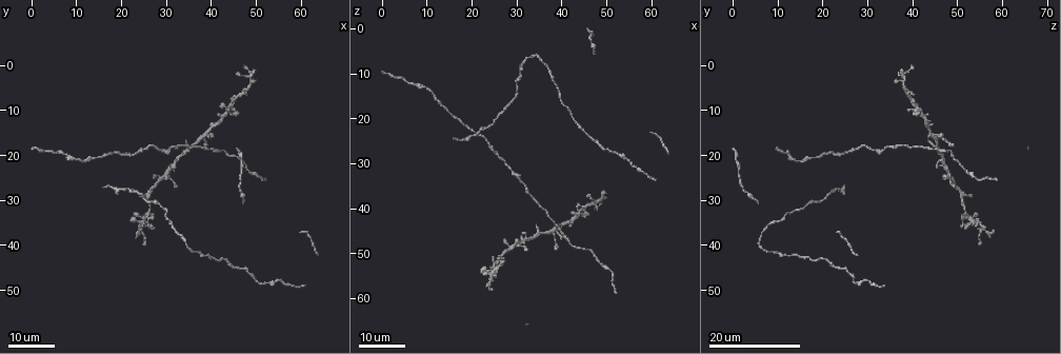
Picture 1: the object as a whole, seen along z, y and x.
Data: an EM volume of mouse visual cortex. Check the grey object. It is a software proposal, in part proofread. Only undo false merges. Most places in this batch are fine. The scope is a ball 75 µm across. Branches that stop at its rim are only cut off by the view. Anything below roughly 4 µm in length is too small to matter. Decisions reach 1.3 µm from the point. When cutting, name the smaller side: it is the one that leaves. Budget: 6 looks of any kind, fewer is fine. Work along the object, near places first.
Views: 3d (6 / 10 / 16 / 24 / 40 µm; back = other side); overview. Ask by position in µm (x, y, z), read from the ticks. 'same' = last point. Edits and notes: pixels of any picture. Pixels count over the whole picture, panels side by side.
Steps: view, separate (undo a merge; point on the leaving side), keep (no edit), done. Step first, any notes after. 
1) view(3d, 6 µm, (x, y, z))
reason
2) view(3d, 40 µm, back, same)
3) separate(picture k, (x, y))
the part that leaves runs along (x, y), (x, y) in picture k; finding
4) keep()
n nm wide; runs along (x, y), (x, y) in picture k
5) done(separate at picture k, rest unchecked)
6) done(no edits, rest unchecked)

view(3d, 16 µm, (38.0, 16.0, 45.0))
three arms meet

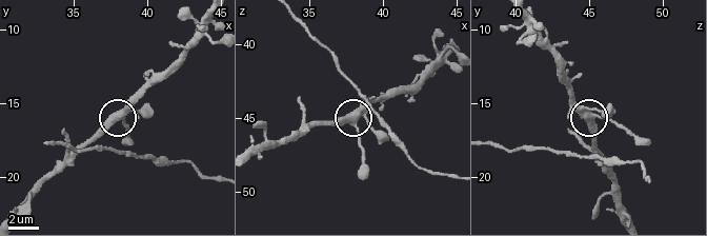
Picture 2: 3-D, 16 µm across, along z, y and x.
view(3d, 10 µm, (37.6, 16.2, 45.2))

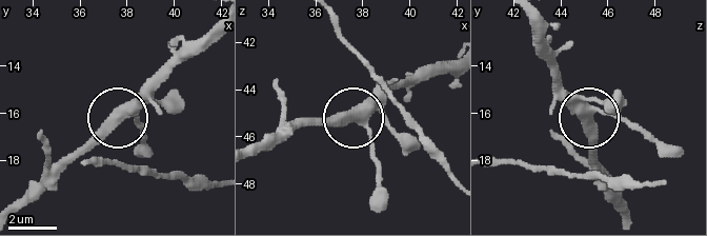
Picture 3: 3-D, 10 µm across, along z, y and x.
keep()
side arm 5 µm; 3 arms; all the same neuron

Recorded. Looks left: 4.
view(3d, 16 µm, (26.0, 33.0, 51.5))
calibre changes

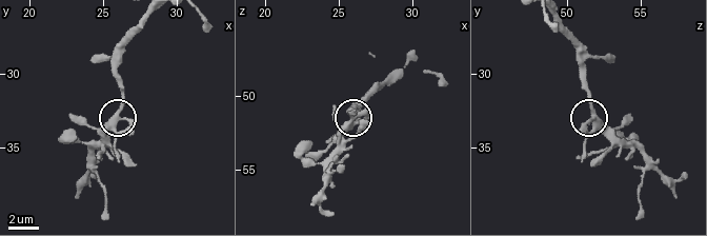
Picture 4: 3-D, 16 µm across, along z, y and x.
view(3d, 6 µm, same)

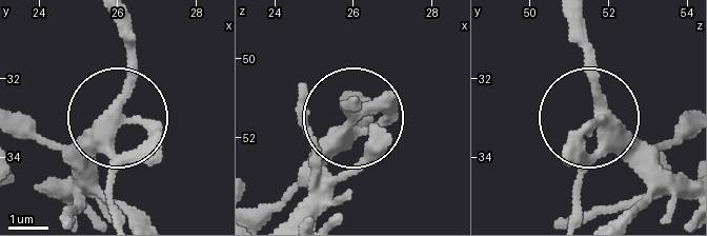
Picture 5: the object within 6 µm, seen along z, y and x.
view(3d, 6 µm, back, (25.95, 32.85, 51.80))

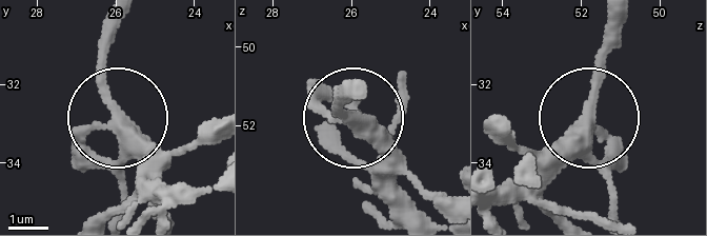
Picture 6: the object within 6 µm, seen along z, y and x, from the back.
keep()
one neuron here

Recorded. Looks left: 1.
done(no edits, rest unchecked)

